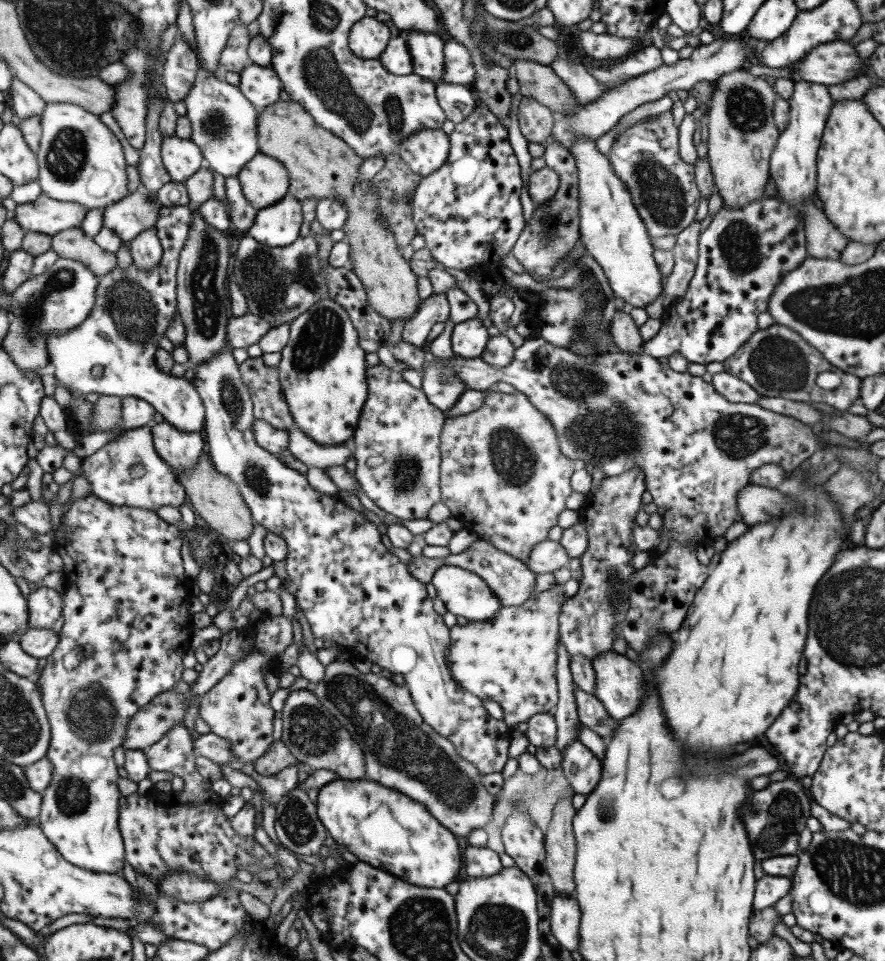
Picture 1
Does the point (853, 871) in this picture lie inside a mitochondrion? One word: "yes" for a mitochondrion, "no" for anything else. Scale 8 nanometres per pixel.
yes

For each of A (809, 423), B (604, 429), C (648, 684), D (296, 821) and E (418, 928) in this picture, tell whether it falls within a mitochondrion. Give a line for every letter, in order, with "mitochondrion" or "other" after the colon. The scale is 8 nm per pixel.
A: other
B: mitochondrion
C: other
D: mitochondrion
E: mitochondrion

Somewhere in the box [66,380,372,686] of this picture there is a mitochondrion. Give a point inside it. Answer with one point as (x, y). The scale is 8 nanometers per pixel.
(135, 467)

